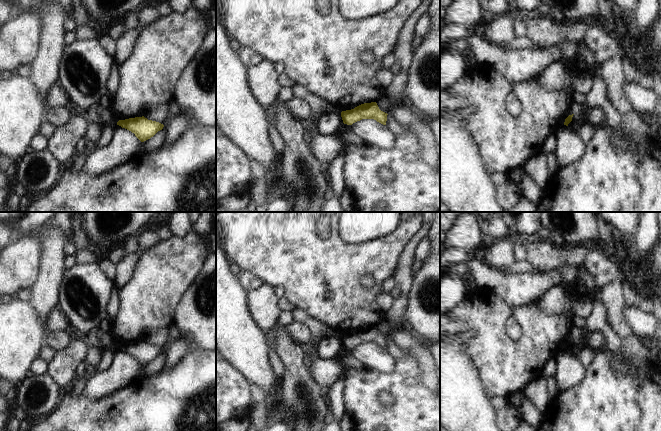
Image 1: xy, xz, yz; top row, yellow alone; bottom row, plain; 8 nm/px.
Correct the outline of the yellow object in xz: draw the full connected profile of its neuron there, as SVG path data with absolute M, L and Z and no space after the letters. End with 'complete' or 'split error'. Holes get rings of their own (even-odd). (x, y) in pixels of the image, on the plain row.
M376 326L364 327L354 333L341 336L344 348L352 349L362 343L374 343L377 346L386 349L387 337L381 335Z; complete

